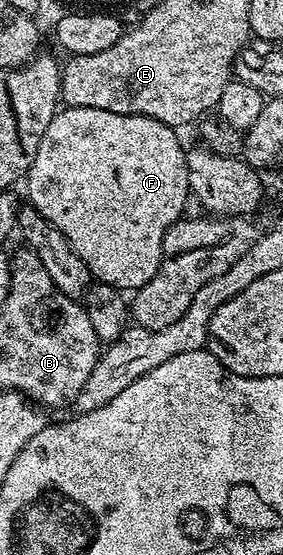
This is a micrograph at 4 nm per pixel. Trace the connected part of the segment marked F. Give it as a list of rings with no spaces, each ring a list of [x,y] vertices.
[[[92,107],[59,108],[52,123],[48,123],[48,131],[44,131],[44,139],[40,139],[40,147],[36,147],[36,159],[32,159],[30,170],[26,172],[24,178],[26,193],[30,196],[28,205],[29,208],[40,211],[40,215],[44,219],[48,219],[48,223],[52,223],[52,227],[56,227],[56,231],[60,231],[60,235],[64,235],[64,239],[68,239],[72,251],[76,251],[76,255],[80,255],[80,259],[88,267],[91,278],[95,282],[111,285],[123,291],[136,291],[140,287],[144,287],[144,283],[148,283],[148,279],[152,279],[152,275],[156,275],[156,271],[162,266],[164,235],[187,212],[187,210],[185,211],[186,200],[191,200],[192,197],[186,166],[187,150],[182,149],[182,145],[174,133],[177,132],[171,126],[151,117],[100,111]]]

